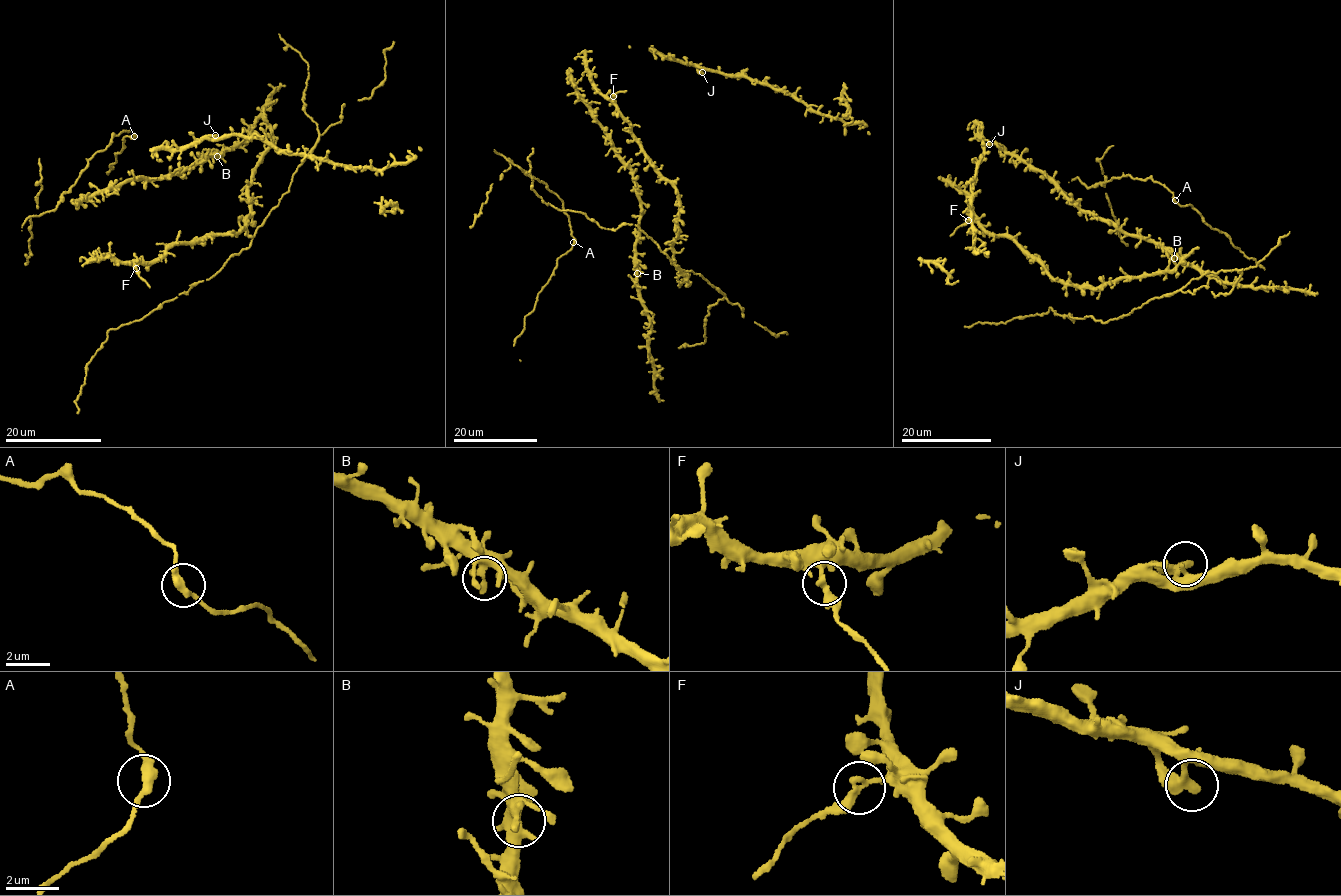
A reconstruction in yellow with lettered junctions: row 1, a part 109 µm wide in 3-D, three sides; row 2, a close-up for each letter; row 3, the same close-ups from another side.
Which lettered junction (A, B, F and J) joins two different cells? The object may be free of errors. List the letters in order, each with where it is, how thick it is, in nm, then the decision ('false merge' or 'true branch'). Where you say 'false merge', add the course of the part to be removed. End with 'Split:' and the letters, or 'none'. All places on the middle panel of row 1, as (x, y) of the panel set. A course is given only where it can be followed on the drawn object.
A: at (573, 242); 320 nm thick; true branch
B: at (637, 273); 300 nm thick; true branch
F: at (613, 96); 300 nm thick; false merge; foreign part runs (613, 96), (626, 90)
J: at (702, 72); 360 nm thick; true branch
Split: F

